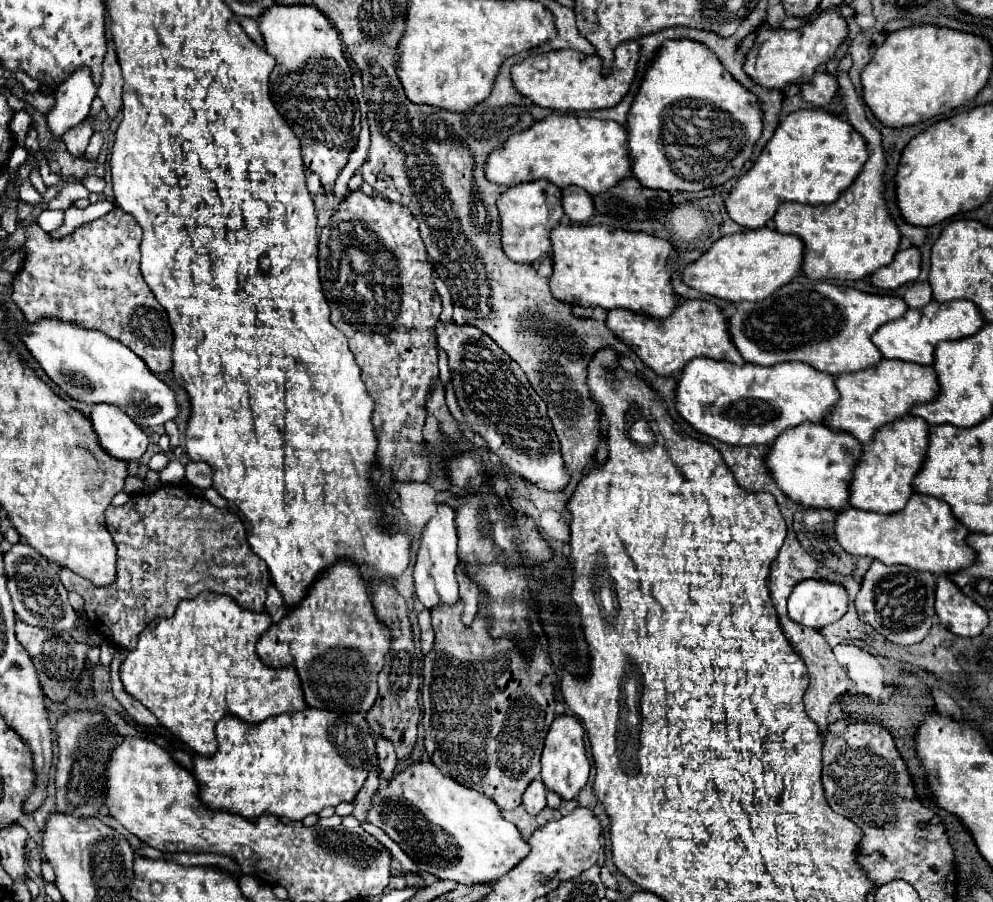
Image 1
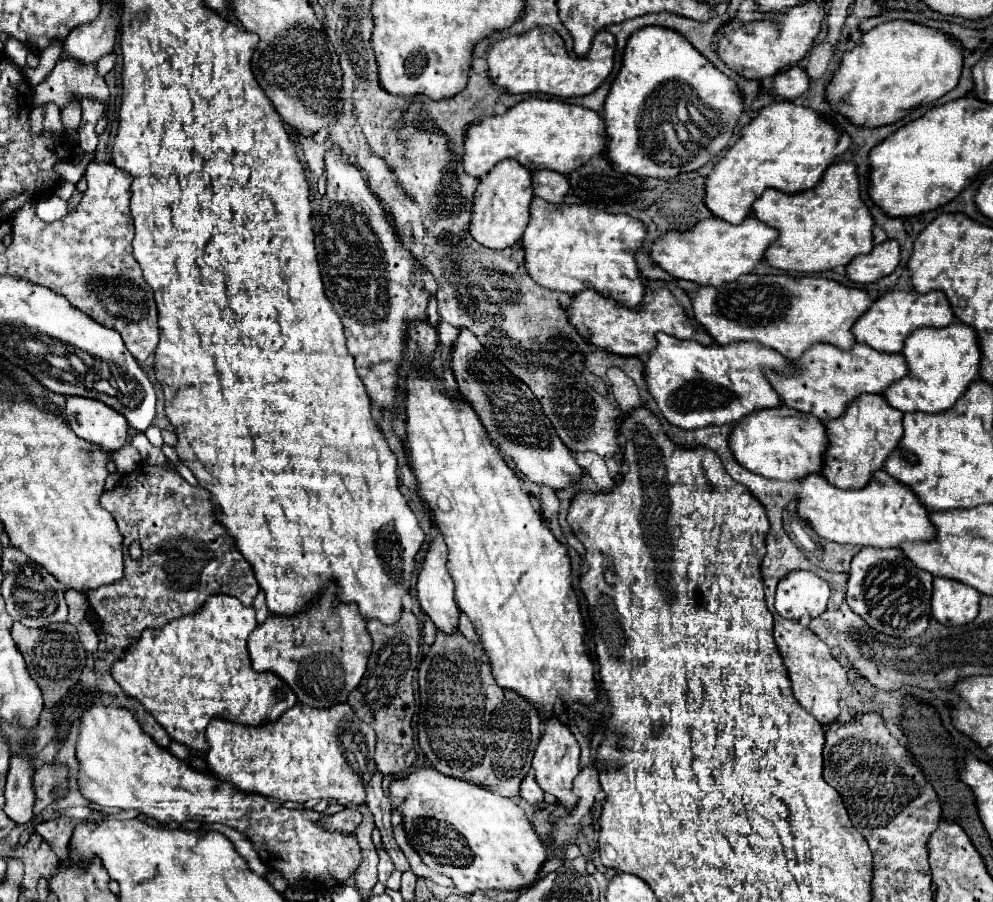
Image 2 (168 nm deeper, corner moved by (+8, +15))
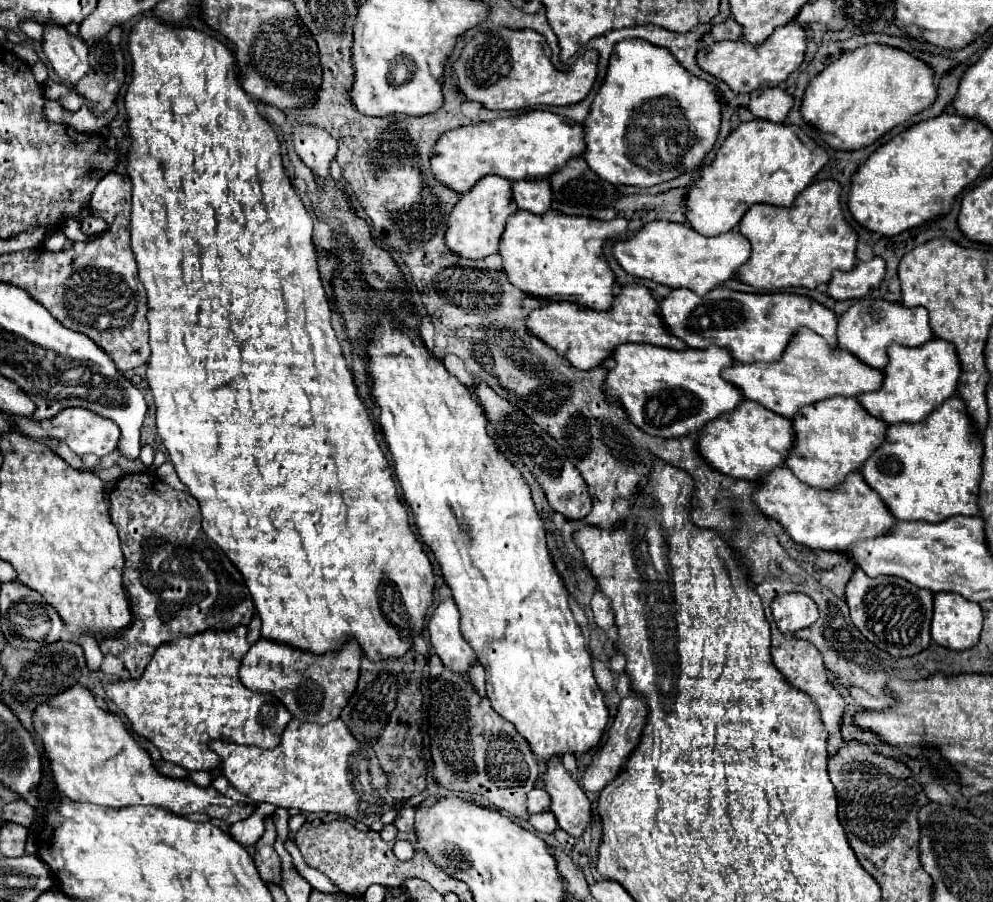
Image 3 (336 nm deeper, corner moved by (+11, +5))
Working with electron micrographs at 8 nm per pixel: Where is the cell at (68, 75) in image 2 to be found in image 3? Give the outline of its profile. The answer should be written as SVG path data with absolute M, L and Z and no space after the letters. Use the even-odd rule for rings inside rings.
M44 24L44 36L42 36L42 52L48 58L52 70L64 84L76 84L86 72L88 72L88 46L76 38L76 34L68 34L64 26L56 24Z

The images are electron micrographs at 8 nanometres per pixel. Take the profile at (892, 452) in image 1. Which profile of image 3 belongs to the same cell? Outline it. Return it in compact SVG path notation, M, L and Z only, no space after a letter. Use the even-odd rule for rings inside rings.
M834 396L812 406L804 406L790 422L792 432L796 434L796 450L792 450L792 458L788 458L786 466L804 484L820 490L832 490L844 482L844 478L858 470L864 460L884 442L886 434L884 422L864 412L856 398L844 396Z

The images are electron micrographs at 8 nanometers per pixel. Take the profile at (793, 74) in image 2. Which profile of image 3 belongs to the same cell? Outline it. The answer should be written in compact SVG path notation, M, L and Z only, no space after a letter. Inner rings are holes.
M780 86L754 90L750 94L748 110L762 120L744 122L732 130L718 148L714 162L700 170L694 186L690 186L686 194L686 220L696 232L704 236L730 232L752 204L792 206L796 196L828 162L828 154L804 136L798 126L774 124L784 122L792 102L792 96Z

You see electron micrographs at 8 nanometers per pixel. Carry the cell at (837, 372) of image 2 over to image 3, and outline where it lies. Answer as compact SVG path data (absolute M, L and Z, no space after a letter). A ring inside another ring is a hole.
M796 330L796 338L788 344L788 350L784 350L784 358L780 358L780 362L738 362L732 368L724 368L724 380L736 384L746 400L754 400L784 418L792 418L798 408L824 398L858 396L880 390L882 372L868 368L848 350L828 346L828 342L812 330Z

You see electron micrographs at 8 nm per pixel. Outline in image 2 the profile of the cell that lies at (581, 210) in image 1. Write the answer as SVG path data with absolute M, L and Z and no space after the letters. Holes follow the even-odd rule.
M537 170L533 172L533 190L535 190L535 196L551 204L561 204L569 192L567 176L553 170Z

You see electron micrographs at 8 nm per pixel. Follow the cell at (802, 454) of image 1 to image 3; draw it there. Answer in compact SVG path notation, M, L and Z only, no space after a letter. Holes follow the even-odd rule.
M744 400L732 414L710 422L698 436L696 452L718 472L742 480L758 480L772 468L784 464L790 444L794 442L790 420L766 410L764 406Z

